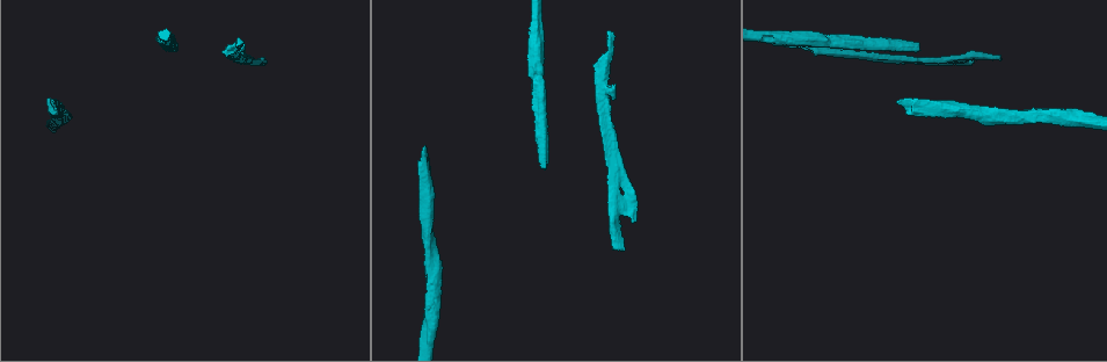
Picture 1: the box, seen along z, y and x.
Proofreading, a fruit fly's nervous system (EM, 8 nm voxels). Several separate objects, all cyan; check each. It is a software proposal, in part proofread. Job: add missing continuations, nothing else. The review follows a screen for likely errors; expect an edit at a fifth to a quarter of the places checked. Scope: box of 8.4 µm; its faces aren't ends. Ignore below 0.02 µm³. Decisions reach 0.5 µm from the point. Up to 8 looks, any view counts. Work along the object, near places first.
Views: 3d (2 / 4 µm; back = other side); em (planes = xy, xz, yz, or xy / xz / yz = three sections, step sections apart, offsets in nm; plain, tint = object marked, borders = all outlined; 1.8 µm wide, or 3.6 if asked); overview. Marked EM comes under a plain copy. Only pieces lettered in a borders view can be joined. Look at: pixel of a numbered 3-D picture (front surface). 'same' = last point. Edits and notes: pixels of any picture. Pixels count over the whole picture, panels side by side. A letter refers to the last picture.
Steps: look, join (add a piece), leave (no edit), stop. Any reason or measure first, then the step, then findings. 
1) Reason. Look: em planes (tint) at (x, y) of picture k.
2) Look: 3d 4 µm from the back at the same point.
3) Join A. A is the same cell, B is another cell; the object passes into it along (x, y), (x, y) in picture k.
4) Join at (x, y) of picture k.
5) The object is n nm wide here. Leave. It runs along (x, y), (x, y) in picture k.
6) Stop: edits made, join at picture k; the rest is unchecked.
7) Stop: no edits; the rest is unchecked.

An open end. Look: 3d 2 µm at (918, 49) of picture 1.

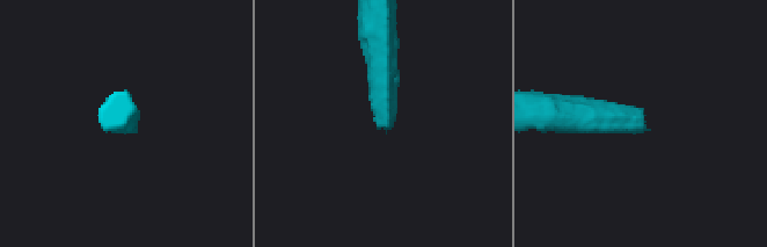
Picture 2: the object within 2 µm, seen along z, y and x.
Now the EM. Look: em xz step 4 (borders) at (644, 129) of picture 2.

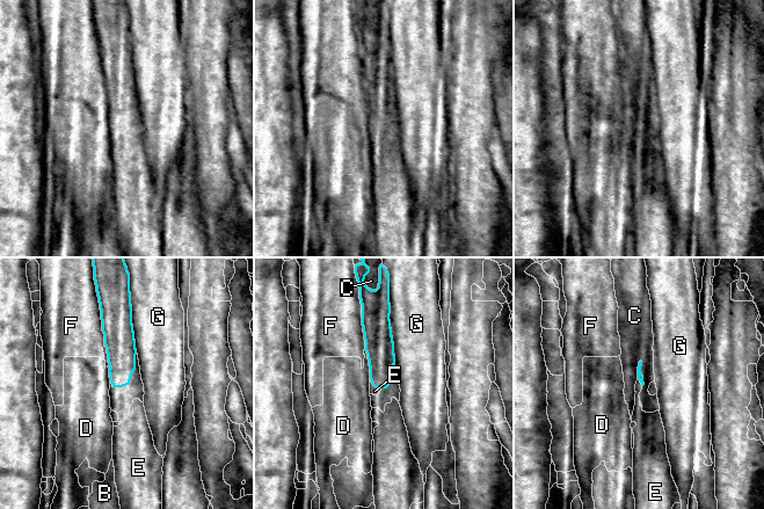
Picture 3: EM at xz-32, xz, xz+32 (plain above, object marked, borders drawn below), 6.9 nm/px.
The longest contact is with G, 400 nm. Join E. E is the same cell, B, C, D, F and G are other cells; it goes on there.

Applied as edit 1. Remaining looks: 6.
Free end. Look: em planes (borders) at (426, 148) of picture 1.

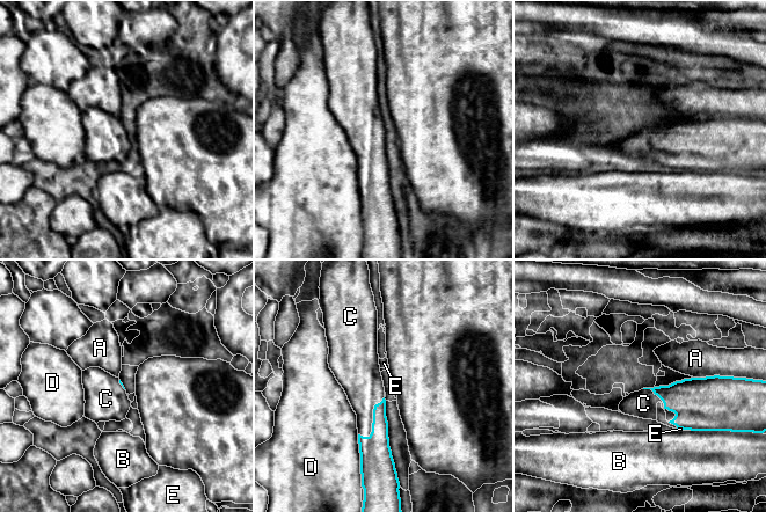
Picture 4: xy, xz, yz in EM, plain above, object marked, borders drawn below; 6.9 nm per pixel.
Join C. C is the same cell, A, B, D and E are other cells; the neuron continues.

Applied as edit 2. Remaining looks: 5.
Look: overview.

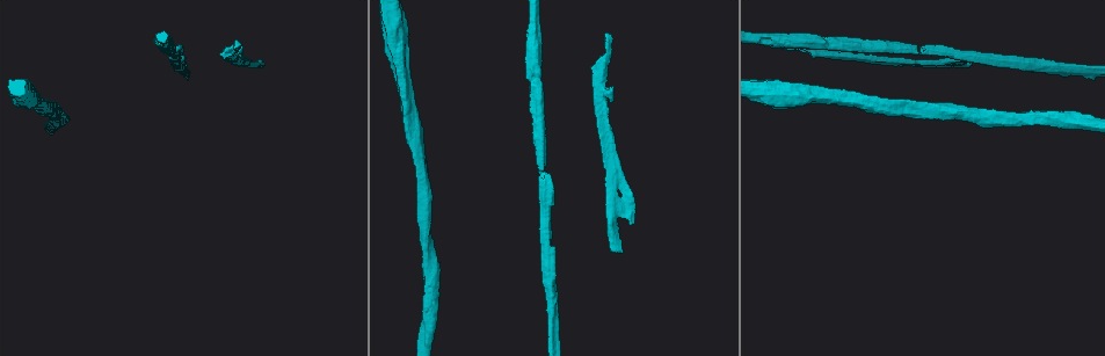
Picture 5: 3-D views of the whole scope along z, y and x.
An open end. Look: em xz step 16 (borders) at (233, 48) of picture 5.

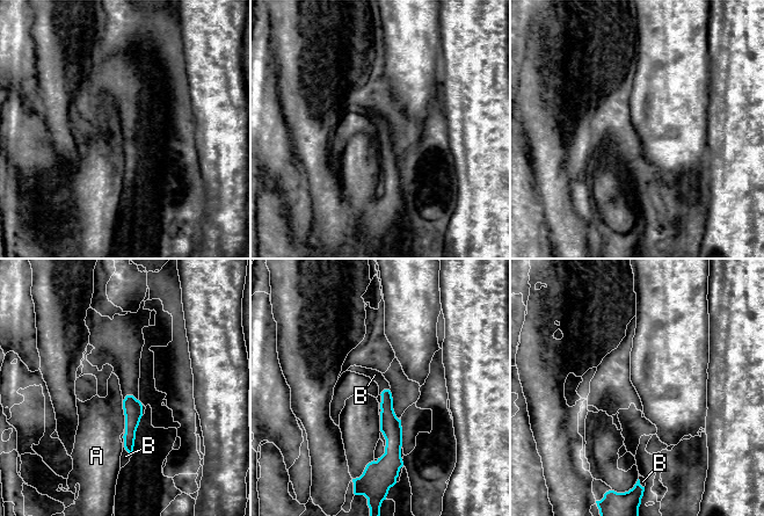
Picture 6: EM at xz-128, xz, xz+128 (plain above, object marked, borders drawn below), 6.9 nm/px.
Look: em planes (borders) at the same point.

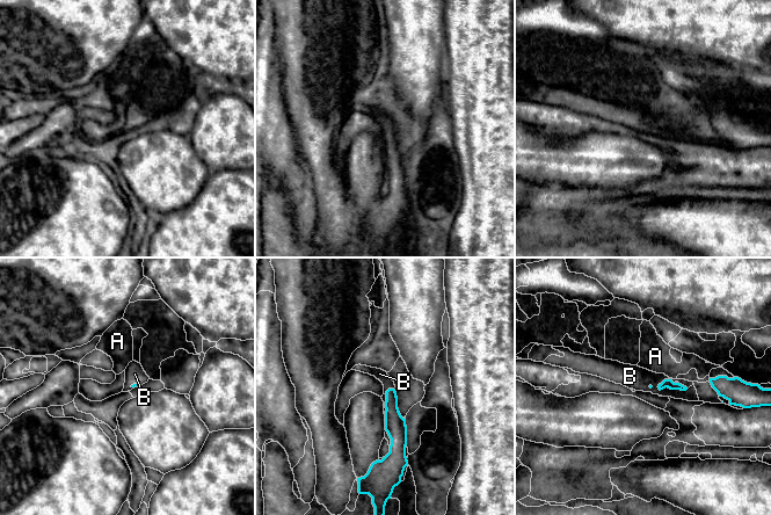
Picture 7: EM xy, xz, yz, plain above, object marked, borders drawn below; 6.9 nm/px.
The longest contact is with B, 220 nm. Join B. B is the same cell, A is another cell; the object passes into it along (667, 383), (673, 389), (639, 378) in picture 7; the neuron continues.

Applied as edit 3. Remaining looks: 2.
Stop: edits made, join at picture 3, join at picture 4, join at picture 7; the rest is unchecked.

